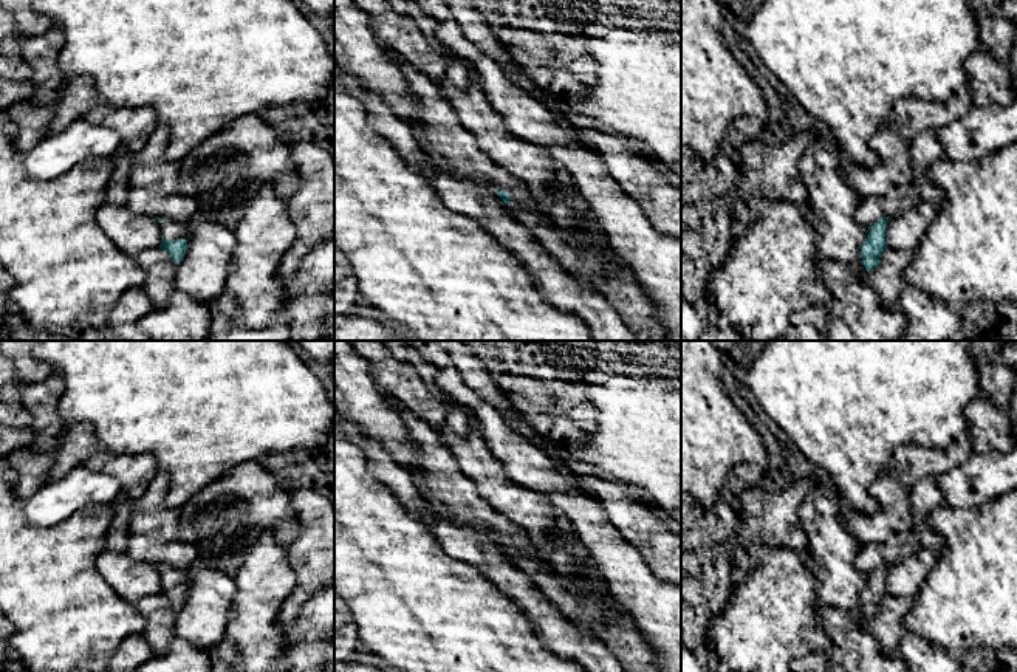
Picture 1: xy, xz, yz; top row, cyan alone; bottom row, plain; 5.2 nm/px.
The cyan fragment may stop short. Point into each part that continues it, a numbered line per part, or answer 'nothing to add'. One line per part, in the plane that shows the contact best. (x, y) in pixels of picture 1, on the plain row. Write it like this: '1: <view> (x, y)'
1: xy (172, 576)

